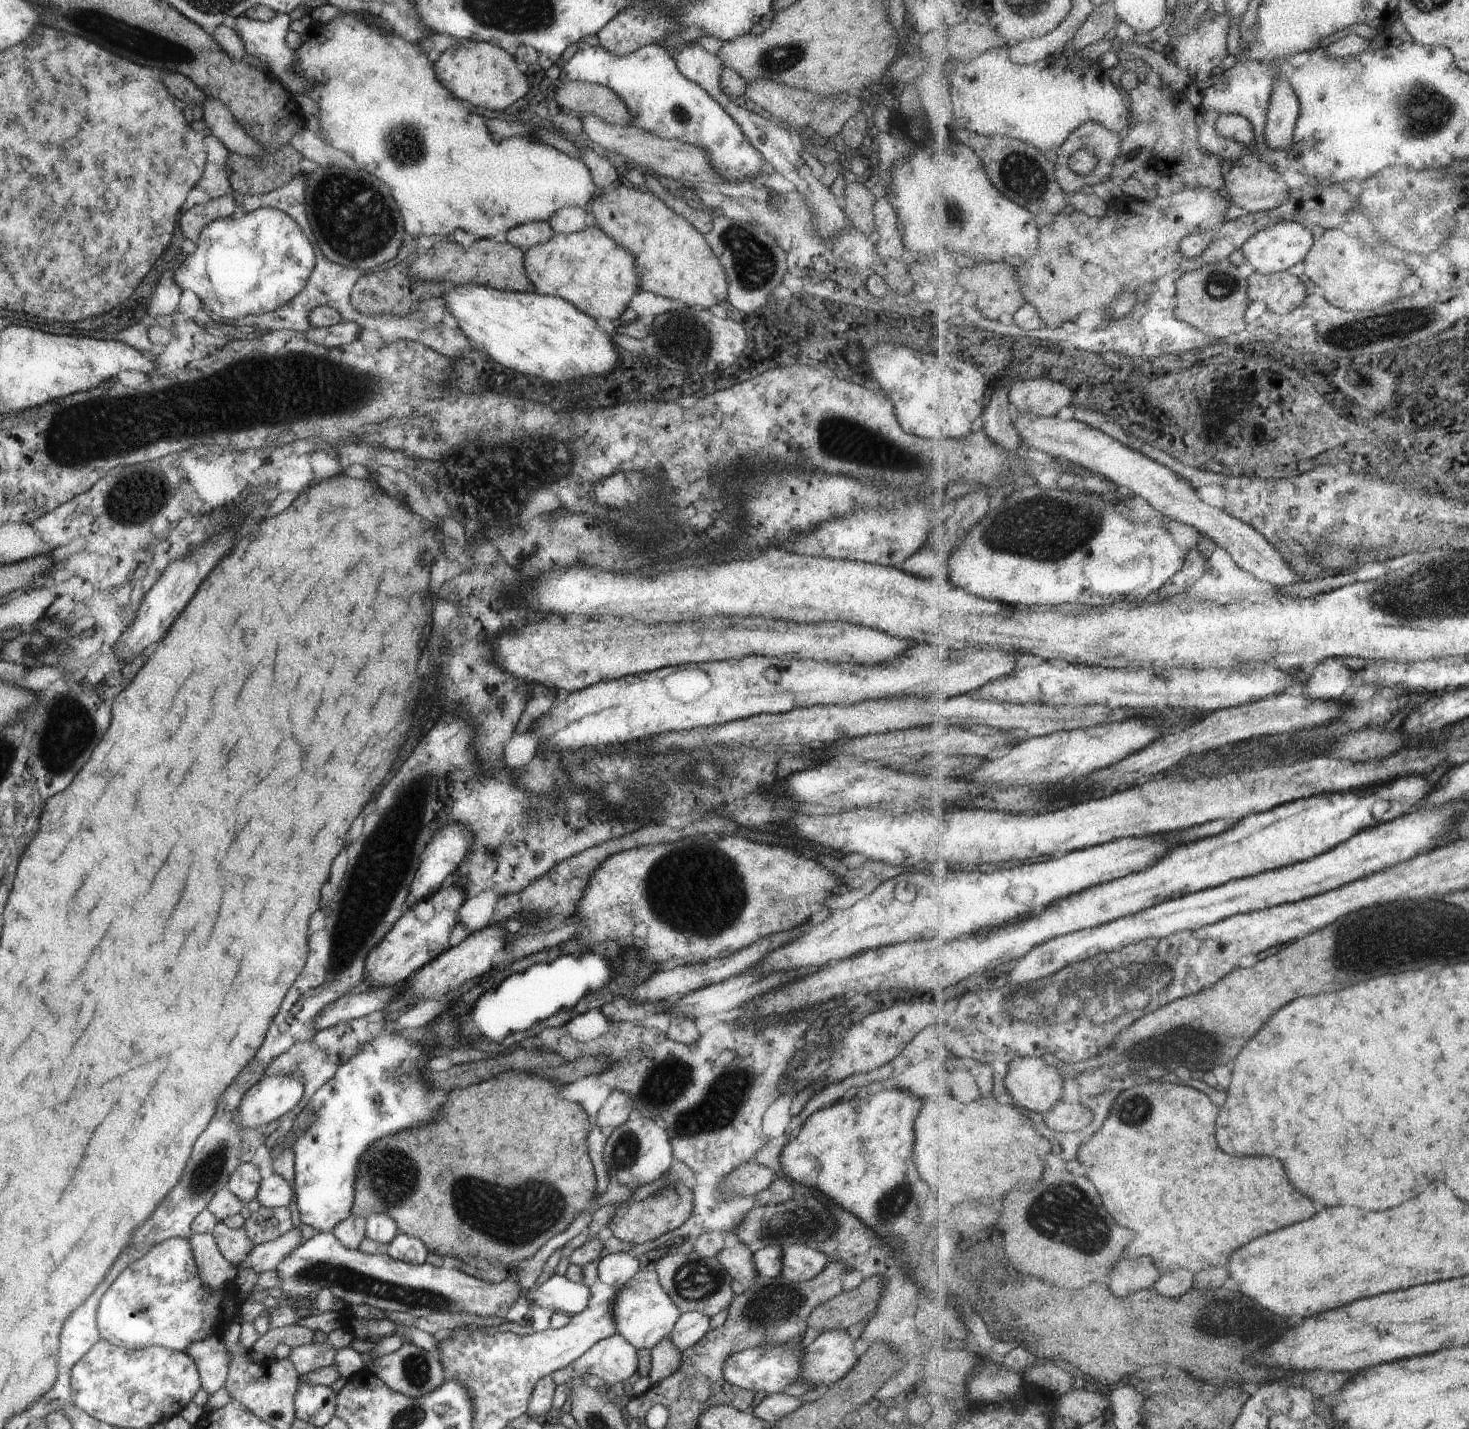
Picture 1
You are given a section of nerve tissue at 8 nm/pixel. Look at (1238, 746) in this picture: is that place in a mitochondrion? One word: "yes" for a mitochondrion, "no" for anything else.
no

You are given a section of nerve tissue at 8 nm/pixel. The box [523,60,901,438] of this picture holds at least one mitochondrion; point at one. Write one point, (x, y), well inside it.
(755, 263)

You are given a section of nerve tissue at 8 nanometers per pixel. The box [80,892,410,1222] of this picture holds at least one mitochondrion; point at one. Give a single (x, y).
(208, 1170)

